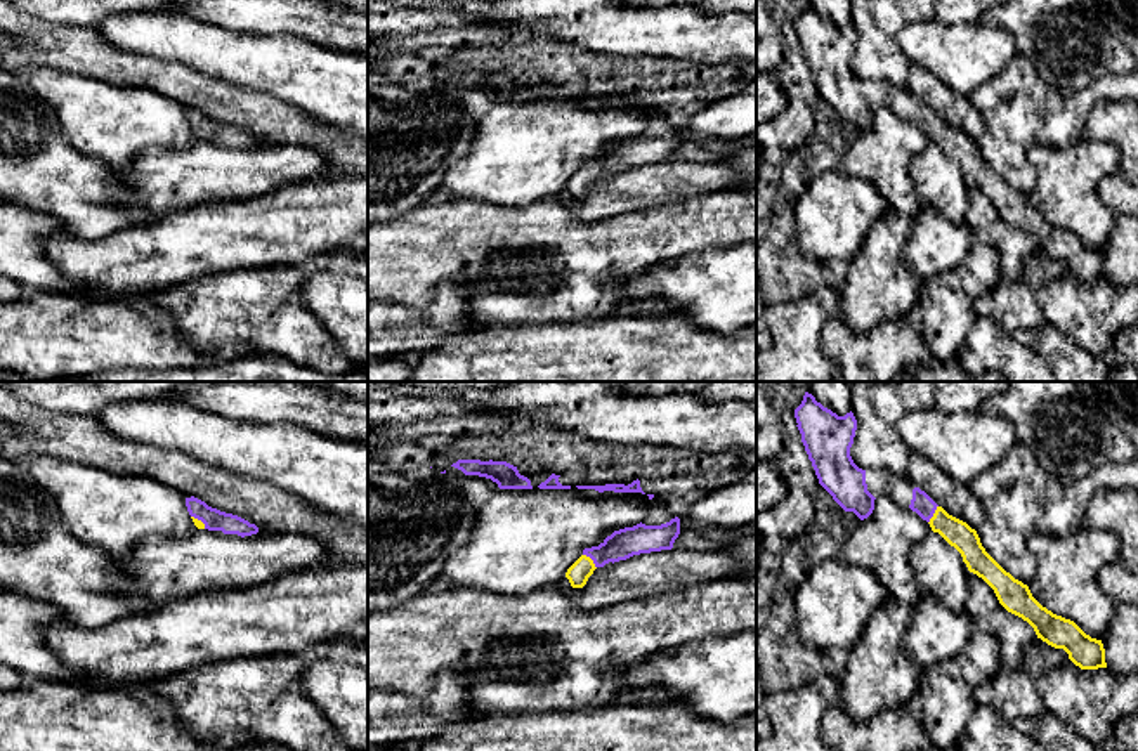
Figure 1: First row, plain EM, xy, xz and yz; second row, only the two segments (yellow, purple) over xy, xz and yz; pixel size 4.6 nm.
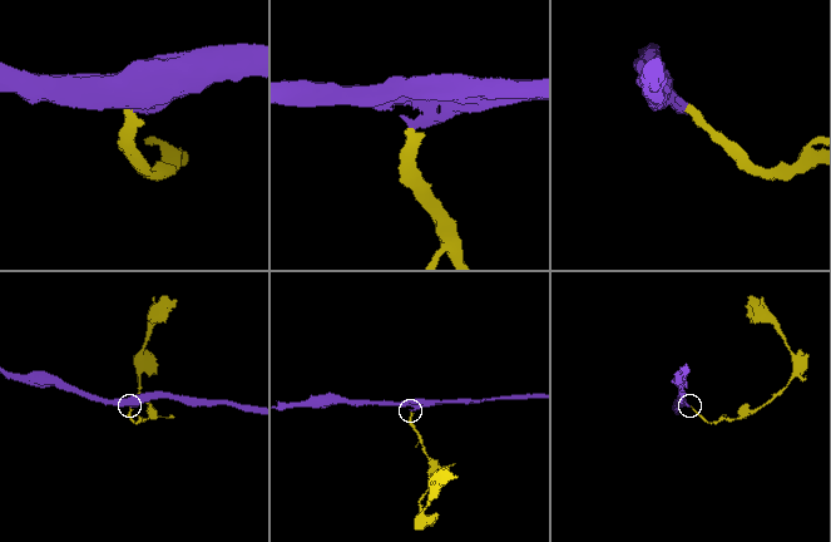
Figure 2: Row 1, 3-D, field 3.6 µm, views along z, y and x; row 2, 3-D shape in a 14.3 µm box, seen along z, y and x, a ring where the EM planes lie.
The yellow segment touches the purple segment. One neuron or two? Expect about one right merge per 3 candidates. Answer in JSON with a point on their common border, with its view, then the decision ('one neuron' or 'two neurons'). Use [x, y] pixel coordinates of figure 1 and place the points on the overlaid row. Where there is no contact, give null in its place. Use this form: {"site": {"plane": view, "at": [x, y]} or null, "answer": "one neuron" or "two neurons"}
{"site": {"plane": "xz", "at": [592, 561]}, "answer": "one neuron"}

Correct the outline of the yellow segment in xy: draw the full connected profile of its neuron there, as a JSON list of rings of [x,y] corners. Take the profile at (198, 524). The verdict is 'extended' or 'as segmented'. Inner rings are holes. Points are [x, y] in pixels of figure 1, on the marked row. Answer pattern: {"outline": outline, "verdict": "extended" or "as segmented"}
{"outline": [[[191,496],[186,498],[187,512],[198,529],[222,531],[224,534],[238,534],[241,538],[258,532],[255,524],[208,506],[205,501]]], "verdict": "extended"}

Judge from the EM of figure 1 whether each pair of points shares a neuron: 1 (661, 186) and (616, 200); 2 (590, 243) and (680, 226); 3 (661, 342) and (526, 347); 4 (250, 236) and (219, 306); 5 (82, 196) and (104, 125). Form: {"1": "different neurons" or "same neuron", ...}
{"1": "same neuron", "2": "same neuron", "3": "same neuron", "4": "different neurons", "5": "different neurons"}

